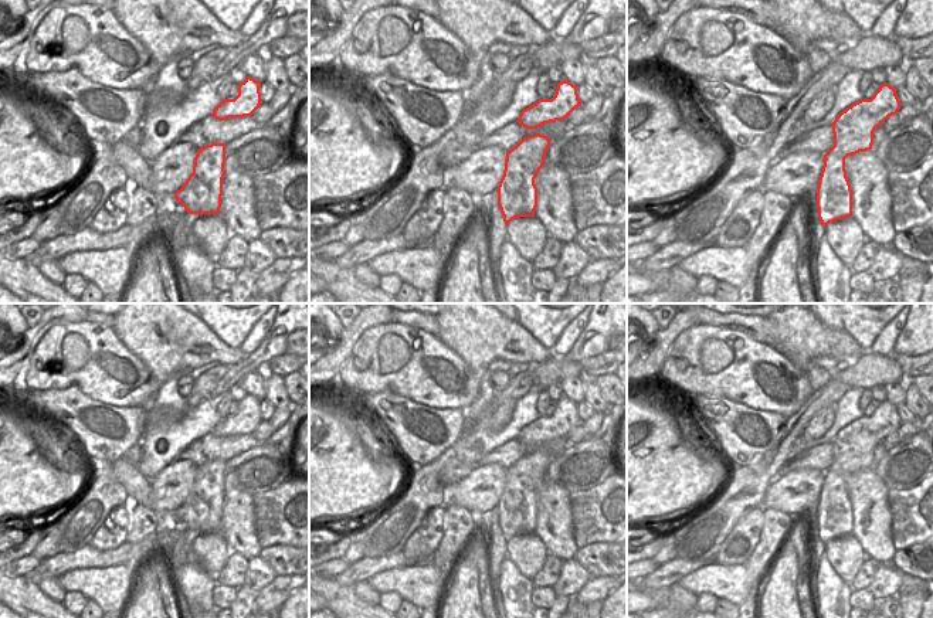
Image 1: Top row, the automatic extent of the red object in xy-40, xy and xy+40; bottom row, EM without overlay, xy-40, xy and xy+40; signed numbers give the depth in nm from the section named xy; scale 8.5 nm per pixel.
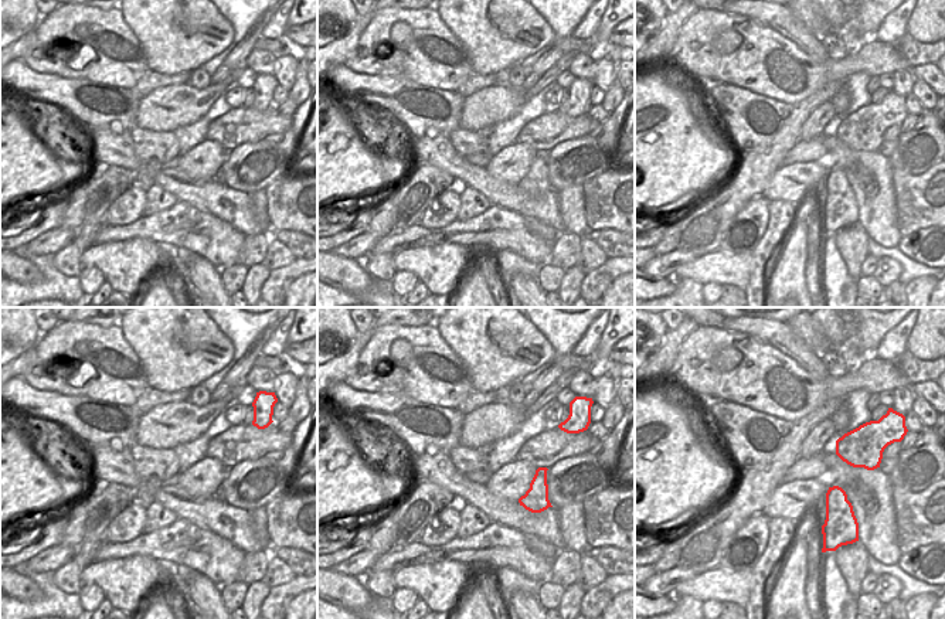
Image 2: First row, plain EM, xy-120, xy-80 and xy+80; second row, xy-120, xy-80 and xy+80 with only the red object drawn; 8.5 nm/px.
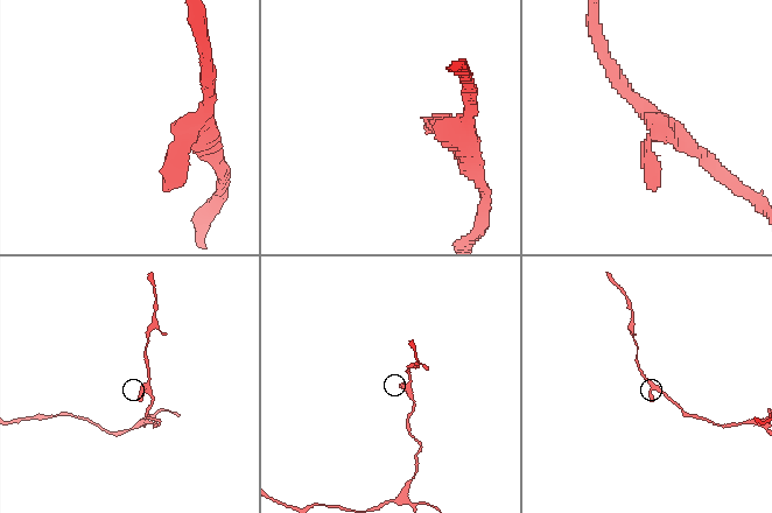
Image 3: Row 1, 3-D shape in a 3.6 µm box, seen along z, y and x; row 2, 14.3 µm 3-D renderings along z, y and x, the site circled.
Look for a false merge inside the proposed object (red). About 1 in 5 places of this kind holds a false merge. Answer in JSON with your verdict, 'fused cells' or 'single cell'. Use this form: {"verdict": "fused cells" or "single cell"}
{"verdict": "single cell"}

